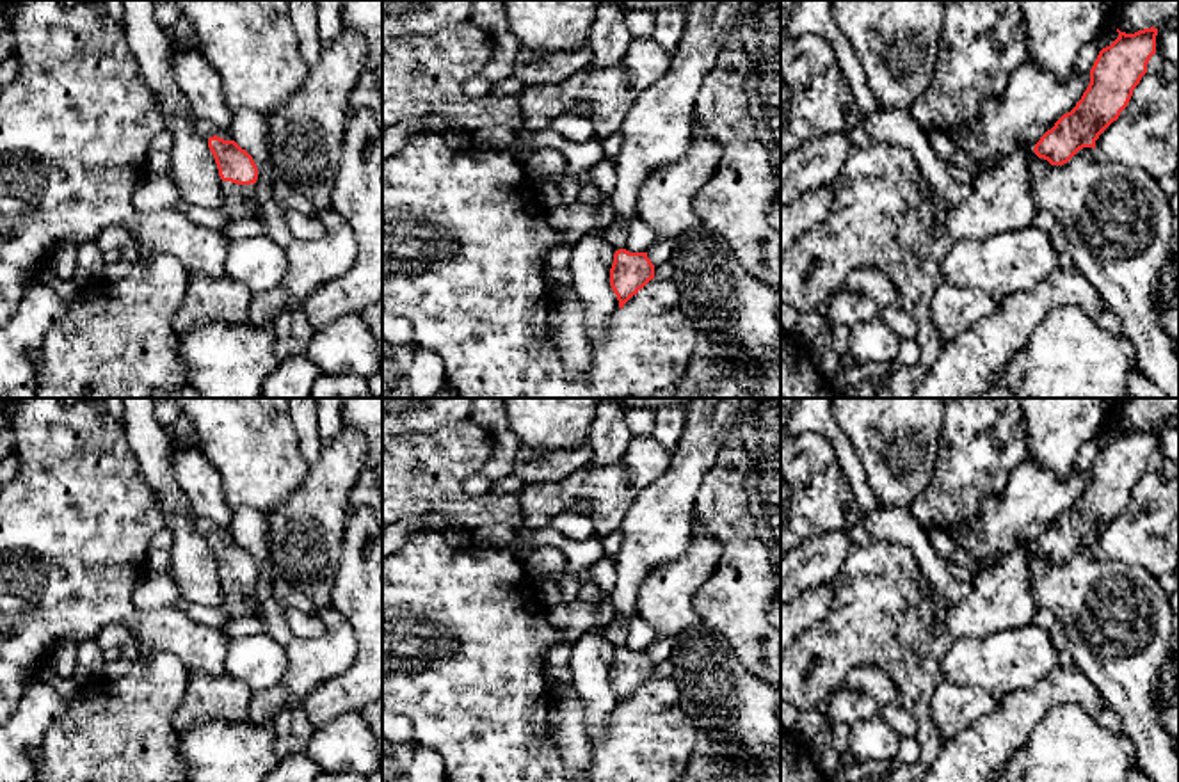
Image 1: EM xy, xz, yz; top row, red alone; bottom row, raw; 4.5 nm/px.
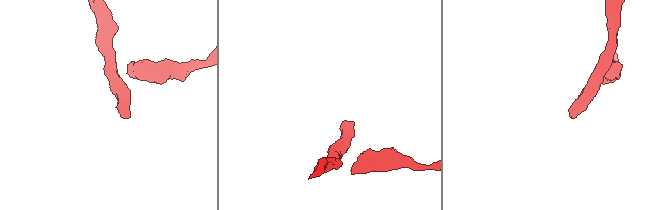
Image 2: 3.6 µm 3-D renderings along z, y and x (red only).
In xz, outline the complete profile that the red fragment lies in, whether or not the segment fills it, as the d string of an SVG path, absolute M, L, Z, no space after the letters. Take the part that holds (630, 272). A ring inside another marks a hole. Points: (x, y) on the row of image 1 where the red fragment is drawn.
M614 220L614 224L603 229L601 235L615 249L610 268L610 286L617 295L621 309L651 279L654 279L654 265L647 258L647 252L630 252L624 249L628 226L630 222Z

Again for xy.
M217 135L208 139L208 148L222 180L224 203L217 211L226 222L253 217L258 201L254 192L258 167L253 156L235 140L224 140Z

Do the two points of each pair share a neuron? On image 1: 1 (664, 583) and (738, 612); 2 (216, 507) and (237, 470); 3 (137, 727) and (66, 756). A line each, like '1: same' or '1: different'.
1: different
2: different
3: same

